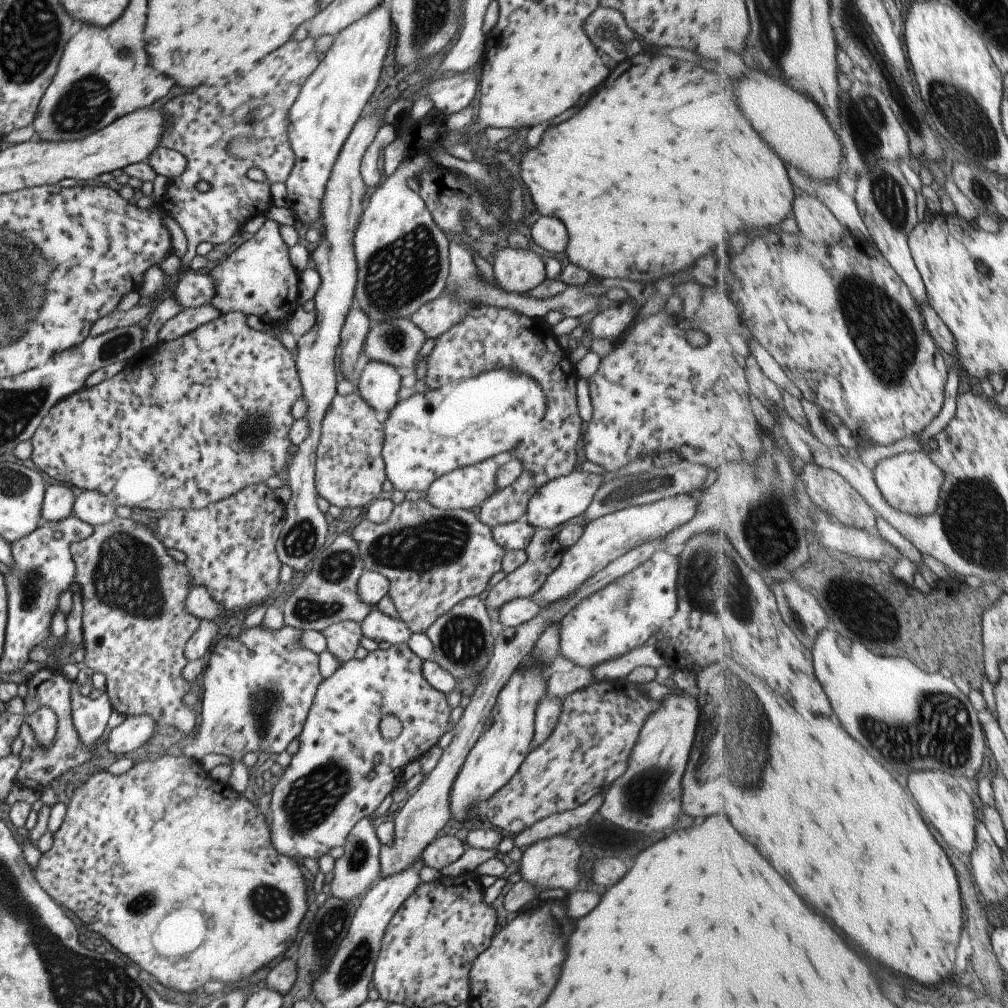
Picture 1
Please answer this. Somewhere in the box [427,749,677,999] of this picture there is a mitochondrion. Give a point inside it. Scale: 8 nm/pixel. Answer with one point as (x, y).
(639, 794)

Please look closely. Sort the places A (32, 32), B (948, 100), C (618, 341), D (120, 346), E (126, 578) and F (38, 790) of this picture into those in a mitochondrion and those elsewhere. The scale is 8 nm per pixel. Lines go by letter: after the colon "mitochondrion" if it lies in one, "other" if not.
A: mitochondrion
B: mitochondrion
C: other
D: mitochondrion
E: mitochondrion
F: other

